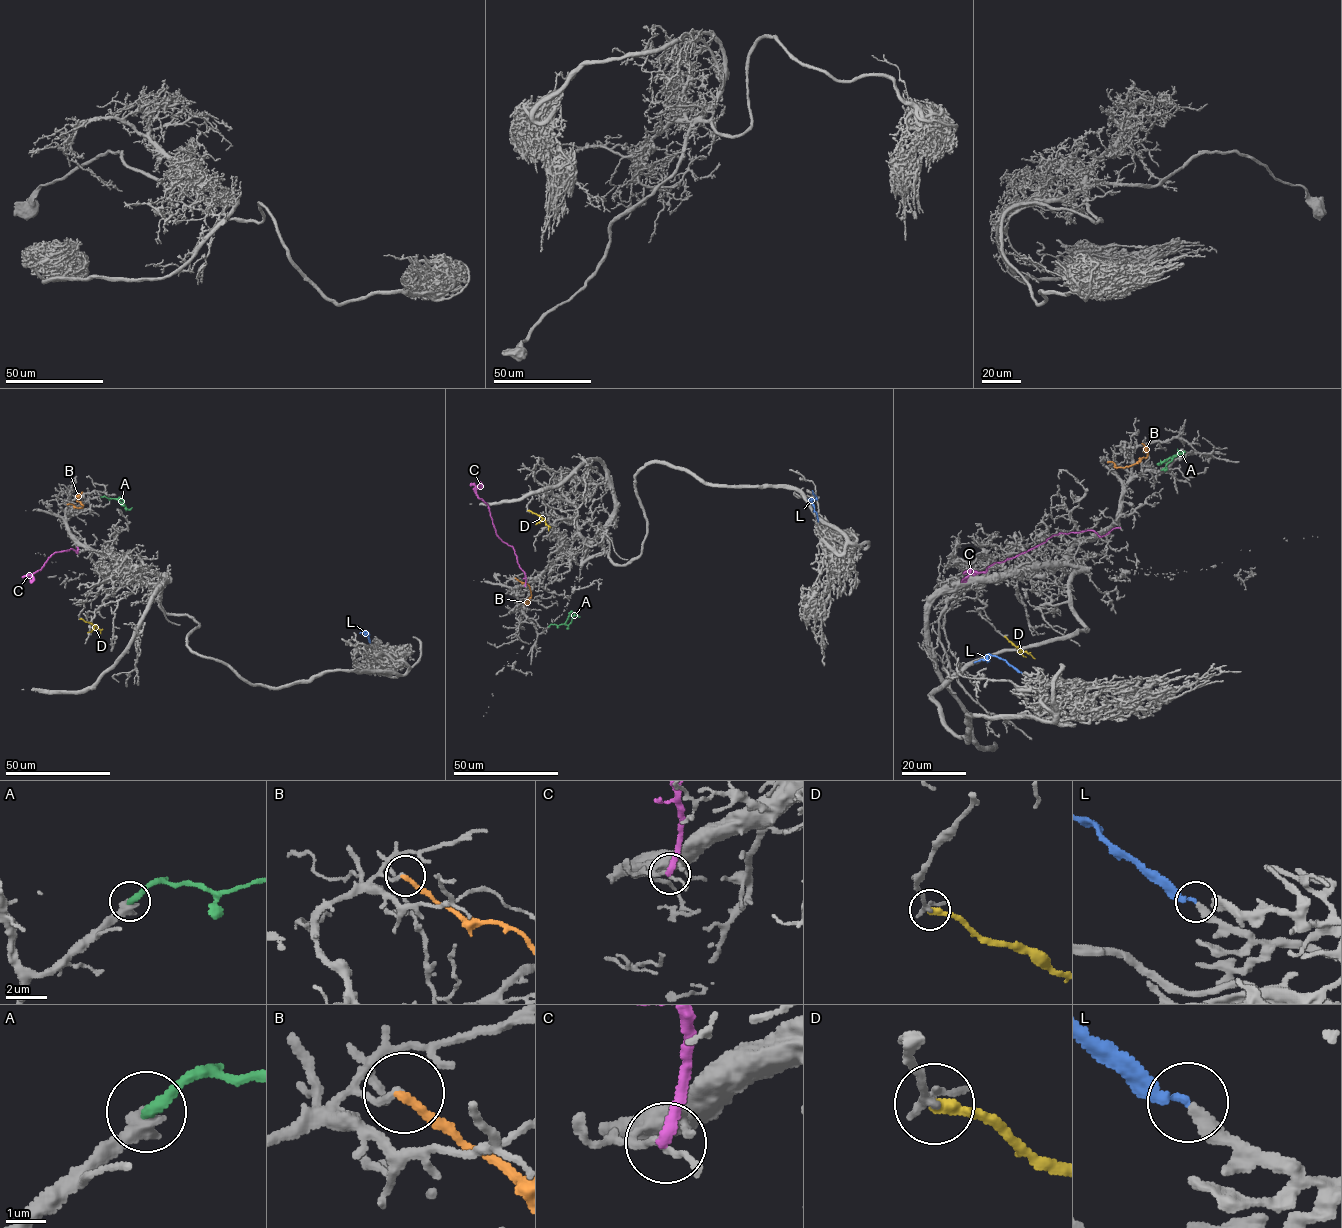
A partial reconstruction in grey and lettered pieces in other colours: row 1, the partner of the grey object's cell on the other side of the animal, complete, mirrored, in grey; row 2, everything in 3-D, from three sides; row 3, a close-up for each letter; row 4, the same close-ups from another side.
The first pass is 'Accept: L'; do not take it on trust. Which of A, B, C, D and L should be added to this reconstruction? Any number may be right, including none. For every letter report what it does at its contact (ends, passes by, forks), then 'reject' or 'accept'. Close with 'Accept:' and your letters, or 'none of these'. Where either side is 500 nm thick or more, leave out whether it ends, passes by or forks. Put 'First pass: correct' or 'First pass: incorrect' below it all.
A: it ends; reject
B: it ends; reject
C: it ends; reject
D: it ends; reject
L: it ends; accept
Accept: L
First pass: correct

